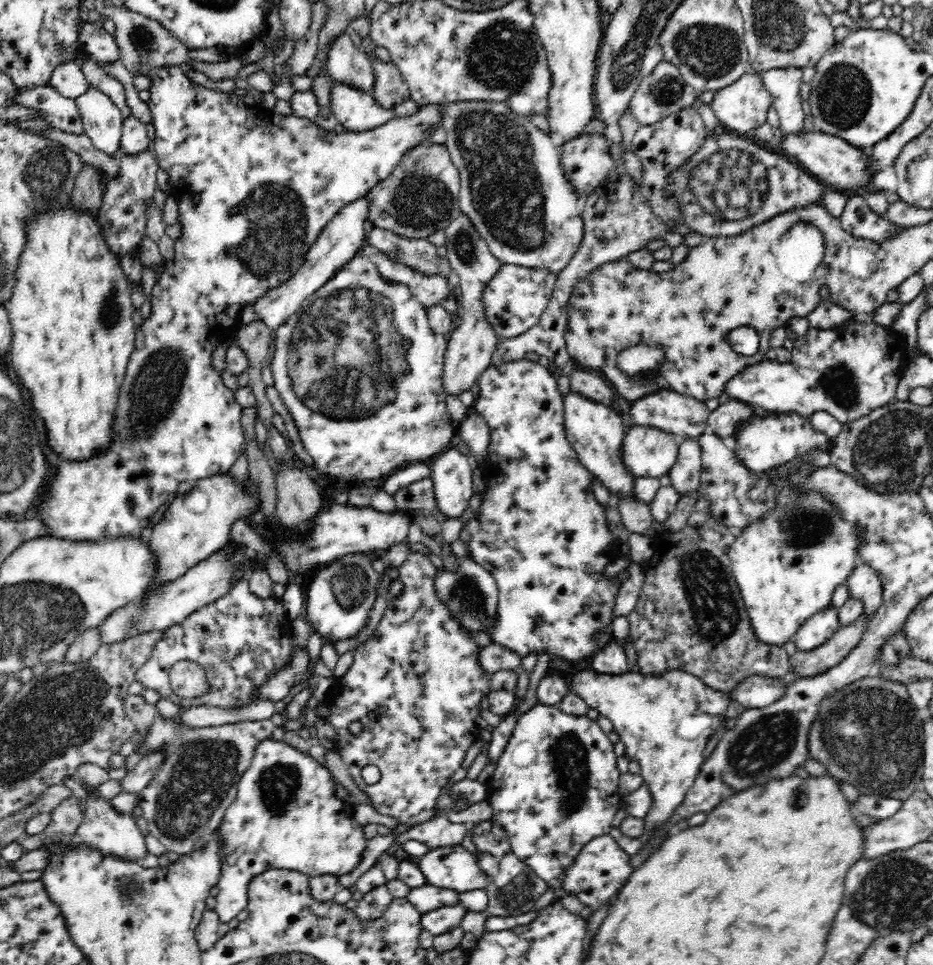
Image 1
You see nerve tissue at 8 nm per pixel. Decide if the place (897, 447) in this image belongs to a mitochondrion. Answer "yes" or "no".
yes

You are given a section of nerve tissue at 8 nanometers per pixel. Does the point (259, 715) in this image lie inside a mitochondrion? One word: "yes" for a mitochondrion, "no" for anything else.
no

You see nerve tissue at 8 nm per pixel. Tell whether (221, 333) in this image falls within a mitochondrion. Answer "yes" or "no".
no

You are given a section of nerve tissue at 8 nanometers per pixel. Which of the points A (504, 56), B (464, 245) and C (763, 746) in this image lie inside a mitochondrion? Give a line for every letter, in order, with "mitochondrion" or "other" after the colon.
A: mitochondrion
B: mitochondrion
C: mitochondrion

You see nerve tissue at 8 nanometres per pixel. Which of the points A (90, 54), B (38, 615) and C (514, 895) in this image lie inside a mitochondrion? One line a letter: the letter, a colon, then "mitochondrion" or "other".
A: other
B: mitochondrion
C: mitochondrion

